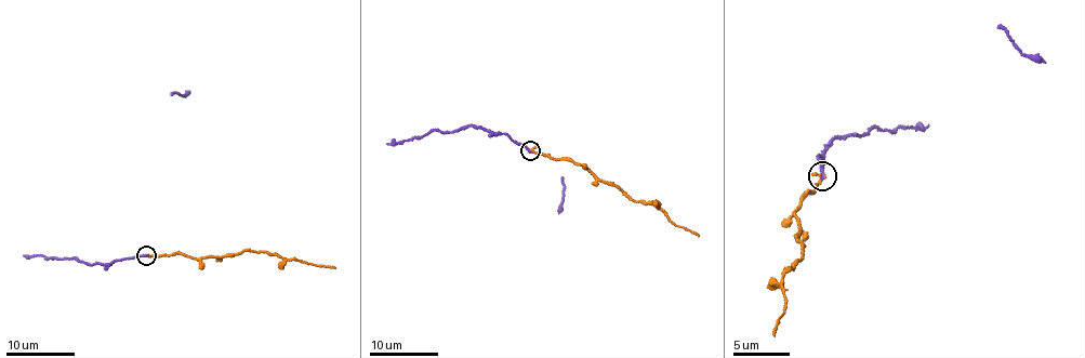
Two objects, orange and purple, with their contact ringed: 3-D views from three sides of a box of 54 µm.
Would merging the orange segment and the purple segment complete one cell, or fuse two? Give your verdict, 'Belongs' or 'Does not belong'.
Belongs

